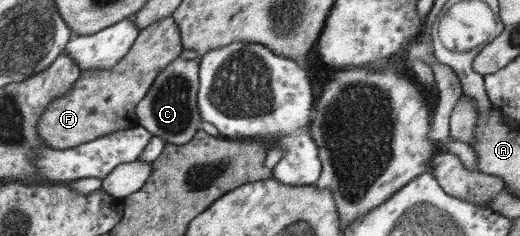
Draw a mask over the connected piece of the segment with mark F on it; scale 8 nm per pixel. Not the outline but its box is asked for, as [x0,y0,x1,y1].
[37,17,182,150]

